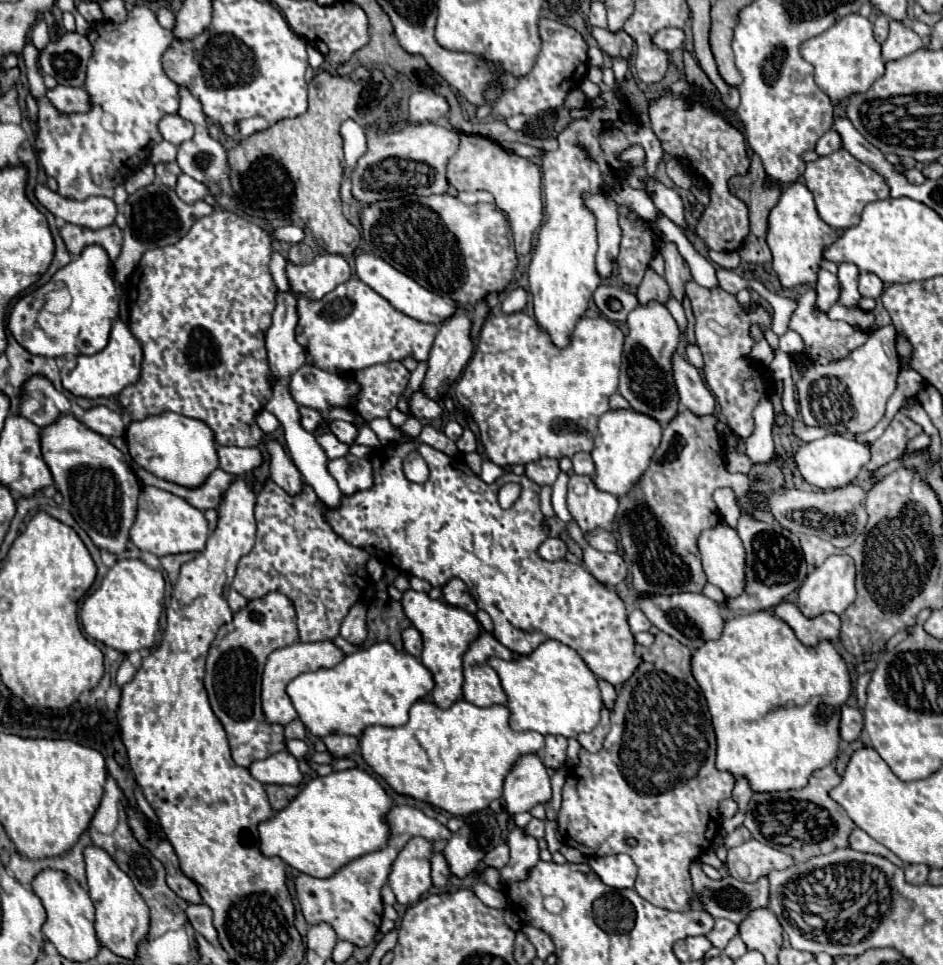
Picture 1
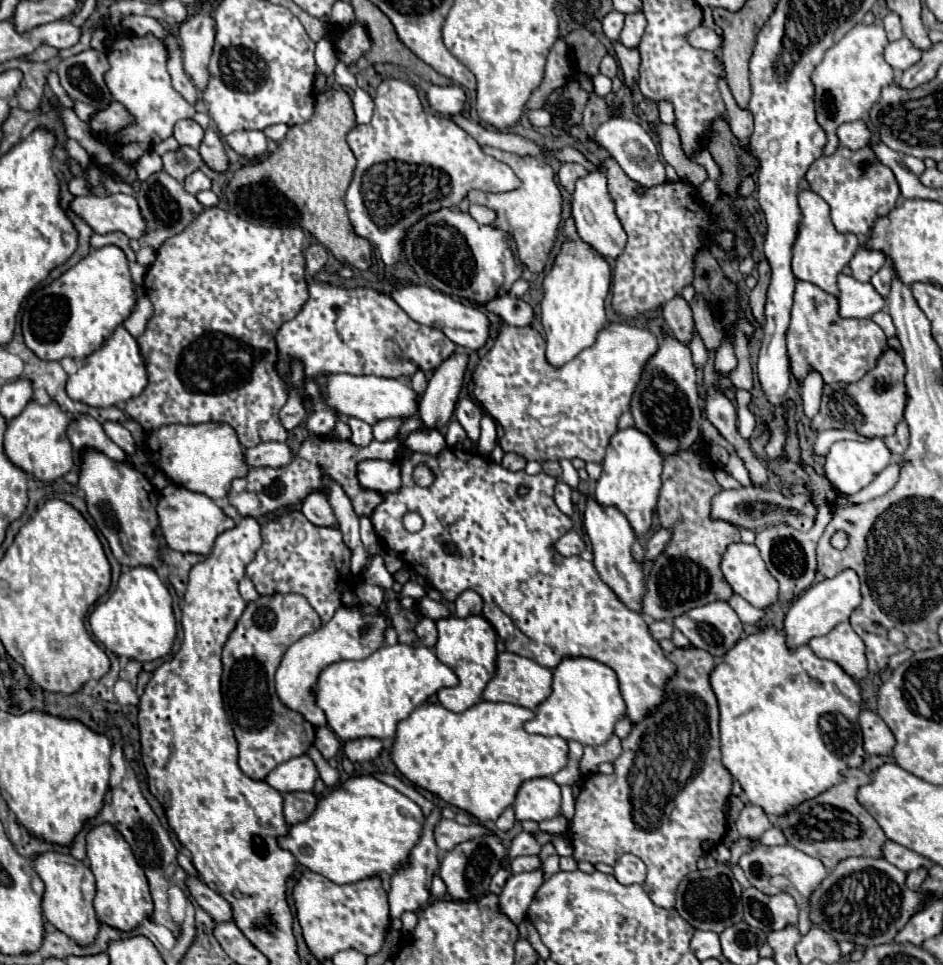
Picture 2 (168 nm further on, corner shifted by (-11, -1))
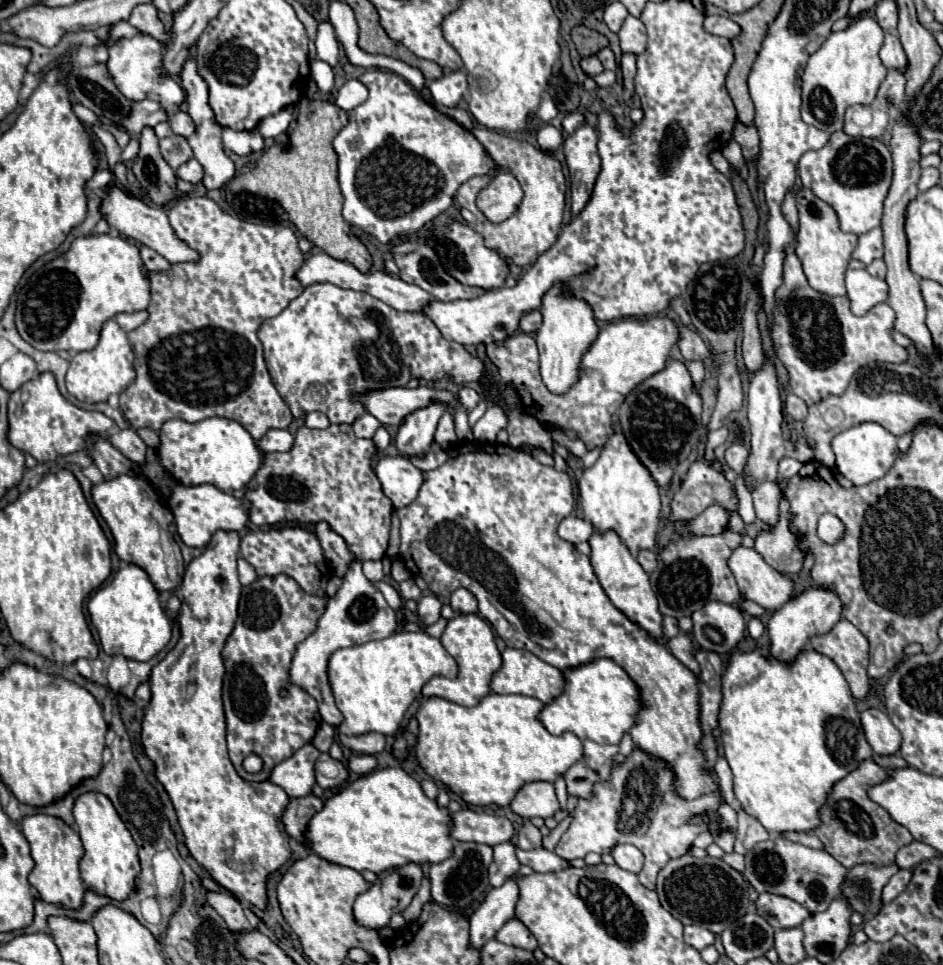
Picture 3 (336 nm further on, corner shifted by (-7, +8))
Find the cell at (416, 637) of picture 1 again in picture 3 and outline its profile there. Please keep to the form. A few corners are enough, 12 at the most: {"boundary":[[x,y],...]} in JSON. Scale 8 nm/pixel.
{"boundary":[[434,594],[418,600],[418,620],[426,626],[440,618],[442,602]]}

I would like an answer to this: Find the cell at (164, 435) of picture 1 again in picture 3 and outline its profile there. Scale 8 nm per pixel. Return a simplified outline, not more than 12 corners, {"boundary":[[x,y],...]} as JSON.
{"boundary":[[228,418],[170,420],[162,466],[186,486],[244,488],[264,462]]}

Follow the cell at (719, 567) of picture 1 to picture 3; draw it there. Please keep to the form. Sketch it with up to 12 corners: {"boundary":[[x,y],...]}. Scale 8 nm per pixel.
{"boundary":[[738,546],[728,566],[744,598],[778,610],[794,598],[792,578],[756,550]]}

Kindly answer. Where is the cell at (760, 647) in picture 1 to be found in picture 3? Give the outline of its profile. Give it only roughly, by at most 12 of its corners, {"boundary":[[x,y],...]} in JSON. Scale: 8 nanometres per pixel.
{"boundary":[[734,652],[718,726],[744,812],[812,832],[872,756],[840,668]]}

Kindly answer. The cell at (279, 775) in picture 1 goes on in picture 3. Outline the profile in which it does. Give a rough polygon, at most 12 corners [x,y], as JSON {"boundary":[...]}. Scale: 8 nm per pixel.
{"boundary":[[306,744],[274,768],[290,798],[310,794],[320,752]]}

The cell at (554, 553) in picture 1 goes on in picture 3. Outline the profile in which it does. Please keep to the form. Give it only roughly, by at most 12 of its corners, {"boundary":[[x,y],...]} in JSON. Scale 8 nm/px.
{"boundary":[[566,516],[558,536],[572,544],[586,542],[594,534],[592,524],[580,516]]}

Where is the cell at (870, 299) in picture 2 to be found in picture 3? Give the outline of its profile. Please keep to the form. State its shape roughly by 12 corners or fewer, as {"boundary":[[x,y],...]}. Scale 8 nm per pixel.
{"boundary":[[848,270],[852,312],[864,316],[888,300],[888,284],[866,270]]}

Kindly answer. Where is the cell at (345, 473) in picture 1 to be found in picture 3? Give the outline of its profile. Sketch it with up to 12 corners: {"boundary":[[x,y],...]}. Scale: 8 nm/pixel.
{"boundary":[[382,456],[376,476],[396,510],[416,500],[422,470]]}

